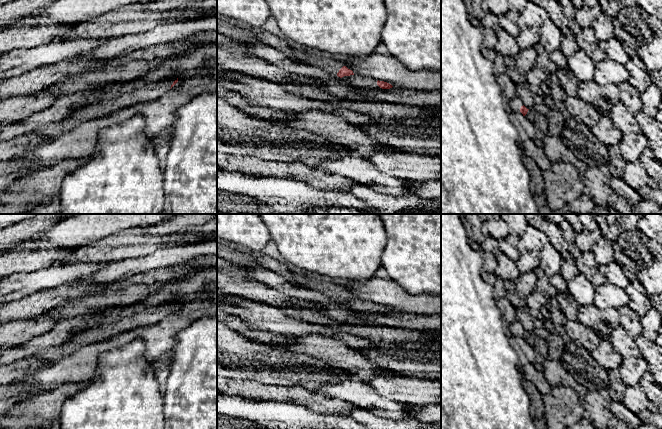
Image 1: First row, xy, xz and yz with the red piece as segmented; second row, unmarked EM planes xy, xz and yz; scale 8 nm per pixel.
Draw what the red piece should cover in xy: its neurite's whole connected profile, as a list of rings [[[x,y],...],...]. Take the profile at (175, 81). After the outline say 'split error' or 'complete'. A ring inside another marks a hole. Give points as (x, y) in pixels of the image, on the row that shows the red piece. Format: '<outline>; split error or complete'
[[[172,75],[171,80],[154,82],[134,92],[123,94],[110,100],[96,100],[73,113],[72,116],[61,121],[47,124],[29,134],[43,137],[57,137],[63,133],[74,130],[82,122],[116,113],[120,109],[132,105],[148,102],[160,98],[169,91],[177,82],[178,75]]]; split error

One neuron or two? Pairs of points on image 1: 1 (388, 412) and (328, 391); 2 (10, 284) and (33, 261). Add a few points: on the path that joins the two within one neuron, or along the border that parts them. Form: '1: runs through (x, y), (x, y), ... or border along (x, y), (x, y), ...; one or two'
1: runs through (373, 402), (359, 393), (343, 391); one
2: border along (45, 267), (39, 270), (16, 272), (10, 276); two

